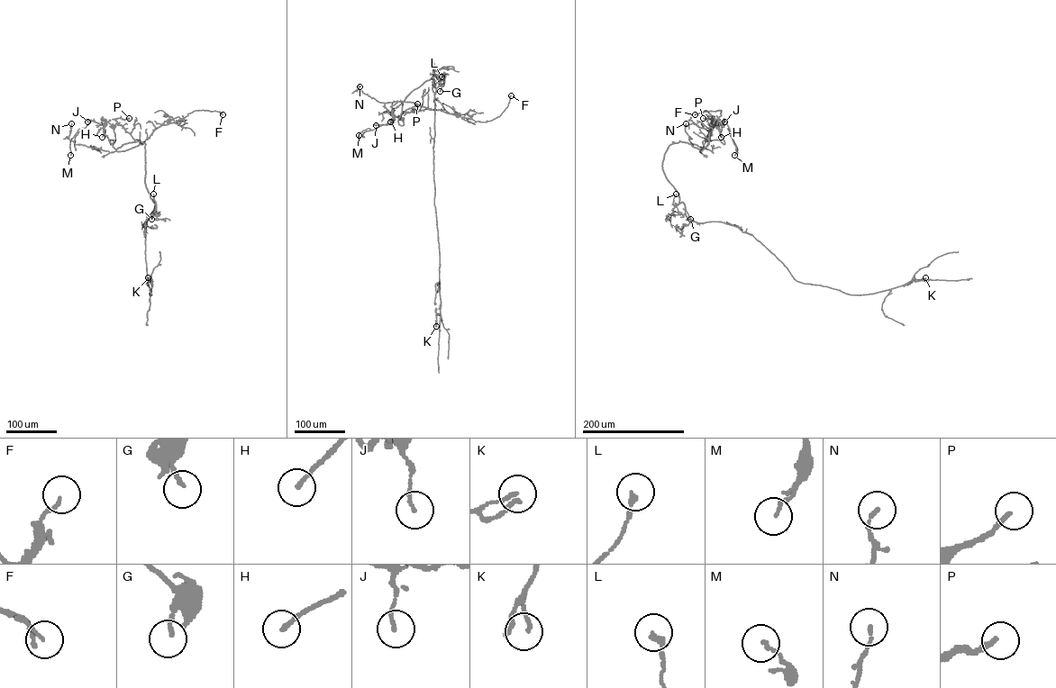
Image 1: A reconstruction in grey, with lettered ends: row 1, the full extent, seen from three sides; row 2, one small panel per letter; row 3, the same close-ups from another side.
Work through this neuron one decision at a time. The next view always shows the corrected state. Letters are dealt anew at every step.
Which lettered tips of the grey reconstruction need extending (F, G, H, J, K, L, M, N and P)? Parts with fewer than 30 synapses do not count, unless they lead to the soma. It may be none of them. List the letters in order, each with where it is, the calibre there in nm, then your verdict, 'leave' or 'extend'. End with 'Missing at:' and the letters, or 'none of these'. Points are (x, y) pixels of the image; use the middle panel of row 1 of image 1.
F: (511, 95) | 110 nm | leave
G: (440, 91) | 170 nm | leave
H: (390, 122) | 180 nm | leave
J: (376, 125) | 130 nm | leave
K: (436, 326) | 140 nm | leave
L: (441, 76) | 240 nm | leave
M: (359, 135) | 100 nm | leave
N: (359, 86) | 120 nm | leave
P: (417, 104) | 190 nm | leave
Missing at: none of these

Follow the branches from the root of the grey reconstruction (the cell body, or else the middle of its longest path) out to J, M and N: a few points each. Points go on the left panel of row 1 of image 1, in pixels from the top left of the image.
J: (113, 126), (115, 140), (111, 144), (110, 140), (114, 140), (113, 145), (104, 133), (104, 125), (87, 122)
M: (113, 126), (113, 145), (104, 125), (93, 121), (78, 129), (70, 140), (70, 155)
N: (113, 126), (115, 140), (110, 141), (114, 140), (115, 149), (110, 152), (75, 144), (68, 137), (71, 123)

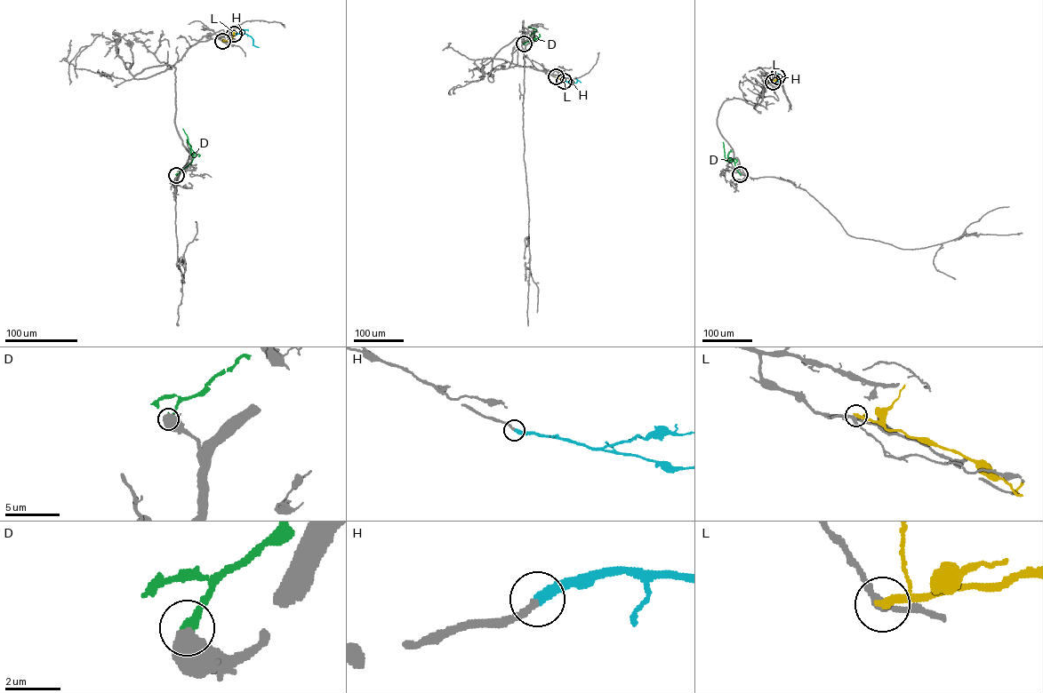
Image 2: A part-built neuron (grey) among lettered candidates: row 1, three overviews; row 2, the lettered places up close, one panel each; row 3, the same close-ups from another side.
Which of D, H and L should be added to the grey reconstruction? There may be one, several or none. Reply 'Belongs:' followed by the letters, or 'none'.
Belongs: H

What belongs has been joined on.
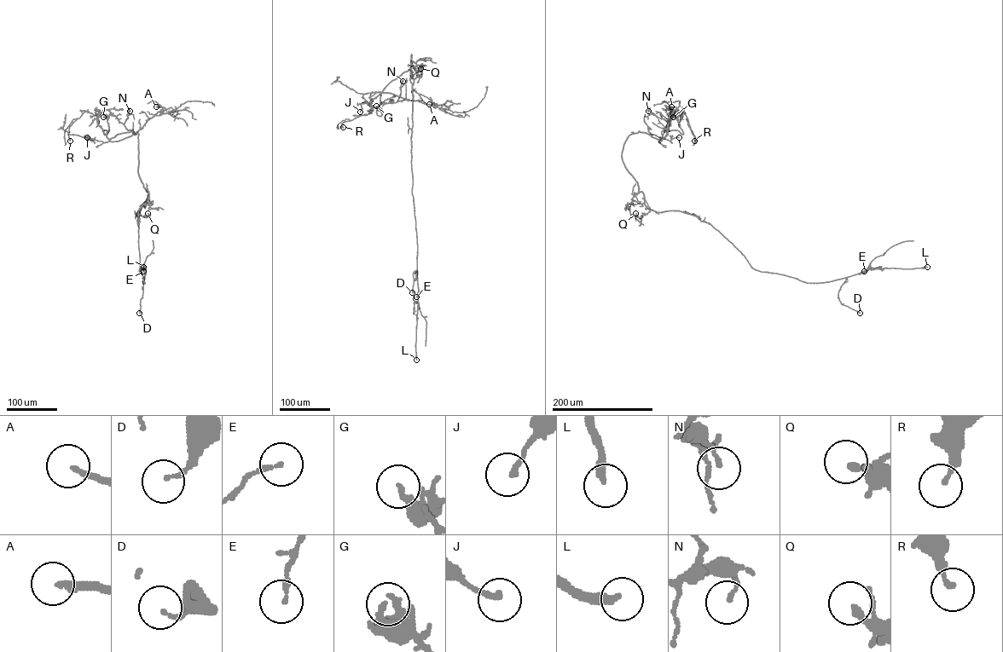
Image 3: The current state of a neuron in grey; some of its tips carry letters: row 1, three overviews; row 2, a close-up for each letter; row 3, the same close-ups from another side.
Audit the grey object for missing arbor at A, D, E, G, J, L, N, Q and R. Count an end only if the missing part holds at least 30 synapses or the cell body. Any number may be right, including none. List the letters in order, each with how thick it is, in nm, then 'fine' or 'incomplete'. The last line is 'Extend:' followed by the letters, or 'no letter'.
A: calibre 200 nm; incomplete
D: calibre 120 nm; fine
E: calibre 160 nm; fine
G: calibre 200 nm; fine
J: calibre 180 nm; fine
L: calibre 320 nm; incomplete
N: calibre 130 nm; fine
Q: calibre 160 nm; fine
R: calibre 190 nm; fine
Extend: A, L

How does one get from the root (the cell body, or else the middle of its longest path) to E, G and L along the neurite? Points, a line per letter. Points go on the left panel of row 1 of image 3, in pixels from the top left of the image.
E: (107, 117), (109, 139), (138, 134), (138, 173), (148, 192), (138, 222), (143, 271)
G: (107, 117), (106, 135), (97, 122), (100, 112), (103, 117)
L: (107, 117), (109, 139), (138, 134), (138, 173), (148, 192), (138, 222), (143, 267)

